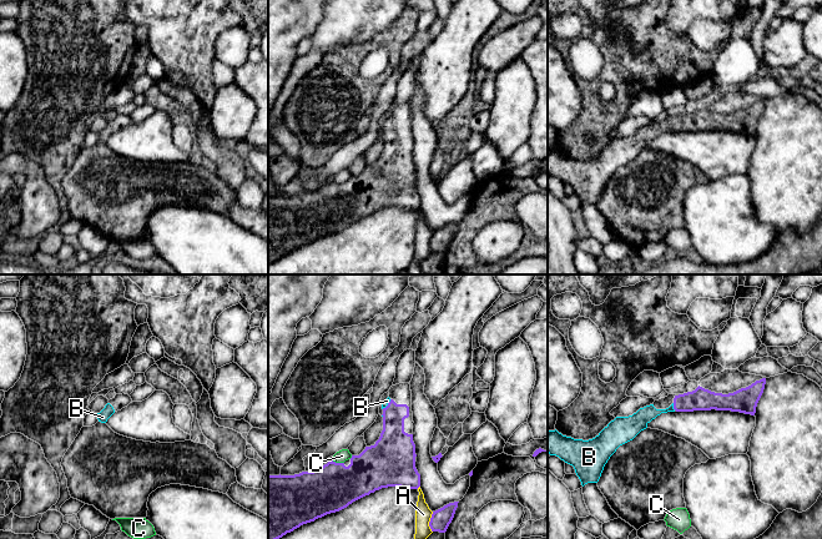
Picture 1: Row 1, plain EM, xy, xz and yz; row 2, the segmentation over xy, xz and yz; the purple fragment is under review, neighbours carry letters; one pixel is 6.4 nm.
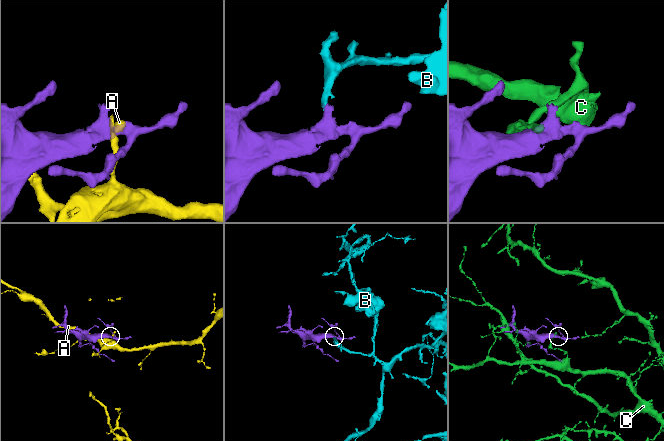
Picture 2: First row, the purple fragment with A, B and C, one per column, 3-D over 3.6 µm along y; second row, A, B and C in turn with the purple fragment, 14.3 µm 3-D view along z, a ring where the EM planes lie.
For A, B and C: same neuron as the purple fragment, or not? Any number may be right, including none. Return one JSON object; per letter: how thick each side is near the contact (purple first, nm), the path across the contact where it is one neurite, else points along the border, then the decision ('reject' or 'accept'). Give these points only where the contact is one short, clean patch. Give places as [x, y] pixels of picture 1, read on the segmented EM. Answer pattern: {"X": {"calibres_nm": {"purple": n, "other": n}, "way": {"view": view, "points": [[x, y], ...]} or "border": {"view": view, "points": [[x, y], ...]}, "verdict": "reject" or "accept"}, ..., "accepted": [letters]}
{"A": {"calibres_nm": {"purple": 130, "other": 110}, "verdict": "reject"}, "B": {"calibres_nm": {"purple": 140, "other": 120}, "way": {"view": "yz", "points": [[700, 399], [682, 402], [674, 407], [649, 412], [639, 421]]}, "verdict": "accept"}, "C": {"calibres_nm": {"purple": 300, "other": 80}, "verdict": "reject"}, "accepted": ["B"]}

